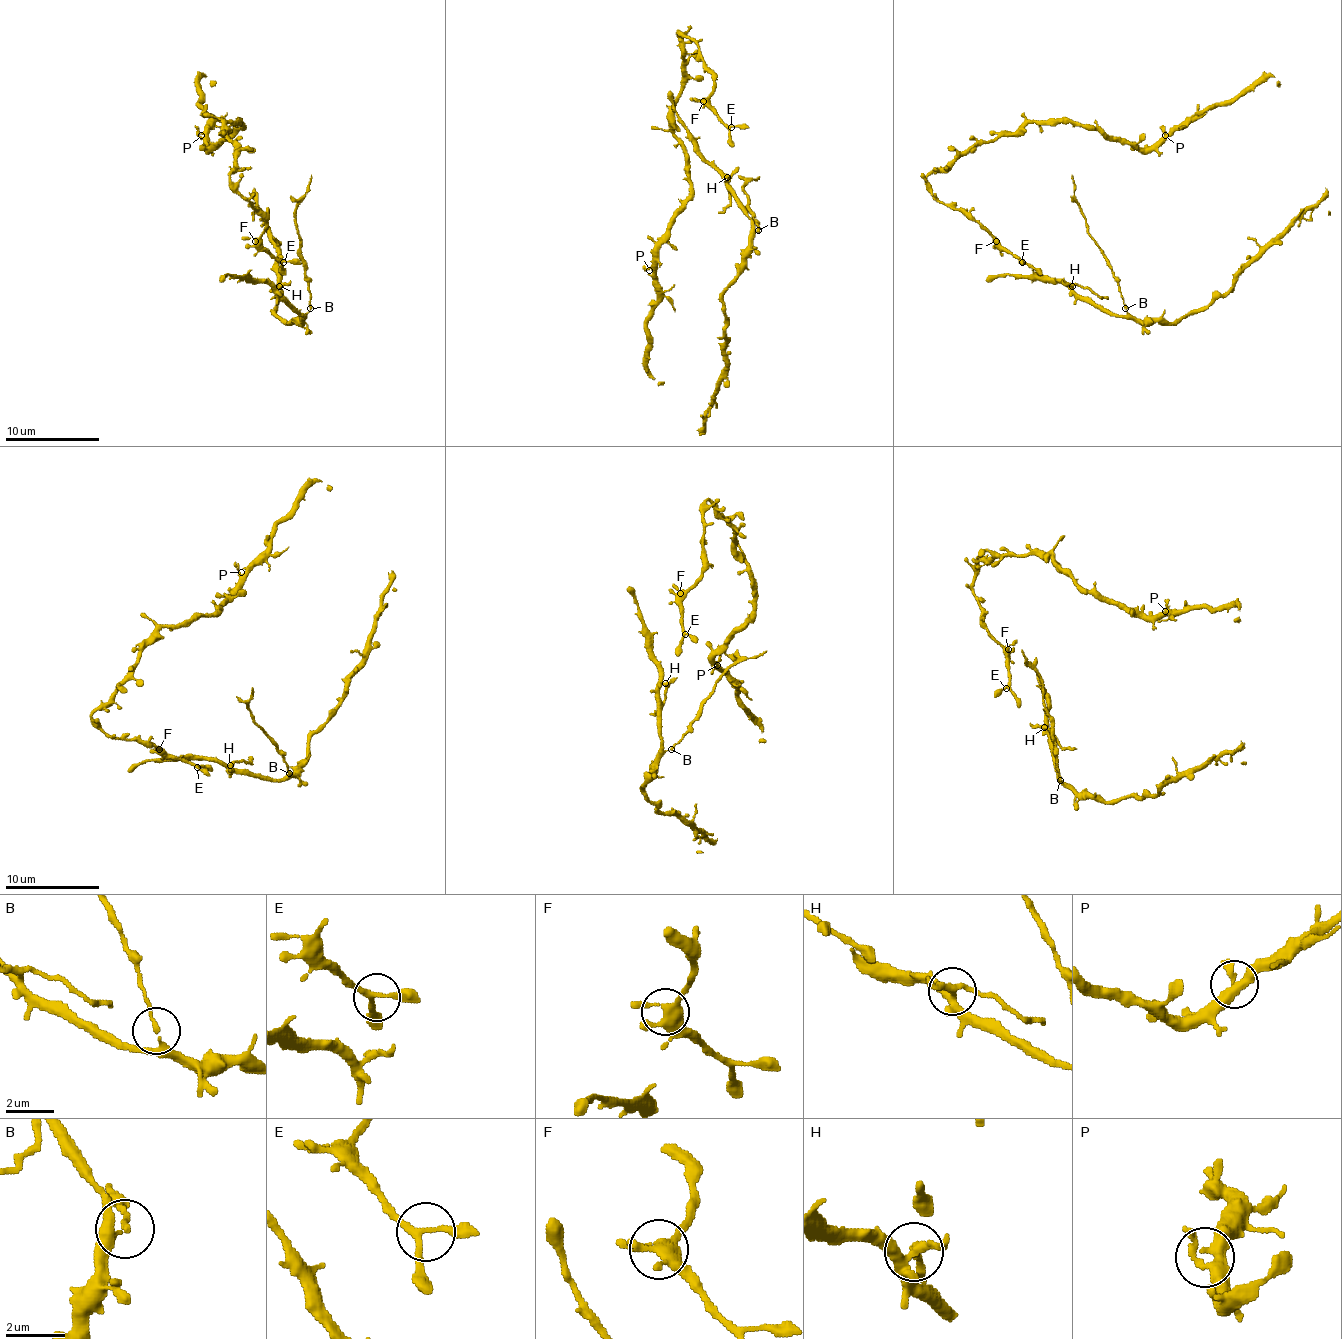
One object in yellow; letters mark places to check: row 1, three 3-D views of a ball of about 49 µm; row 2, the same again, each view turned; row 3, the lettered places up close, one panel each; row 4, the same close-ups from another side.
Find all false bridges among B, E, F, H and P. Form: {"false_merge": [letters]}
{"false_merge": ["B", "H"]}

